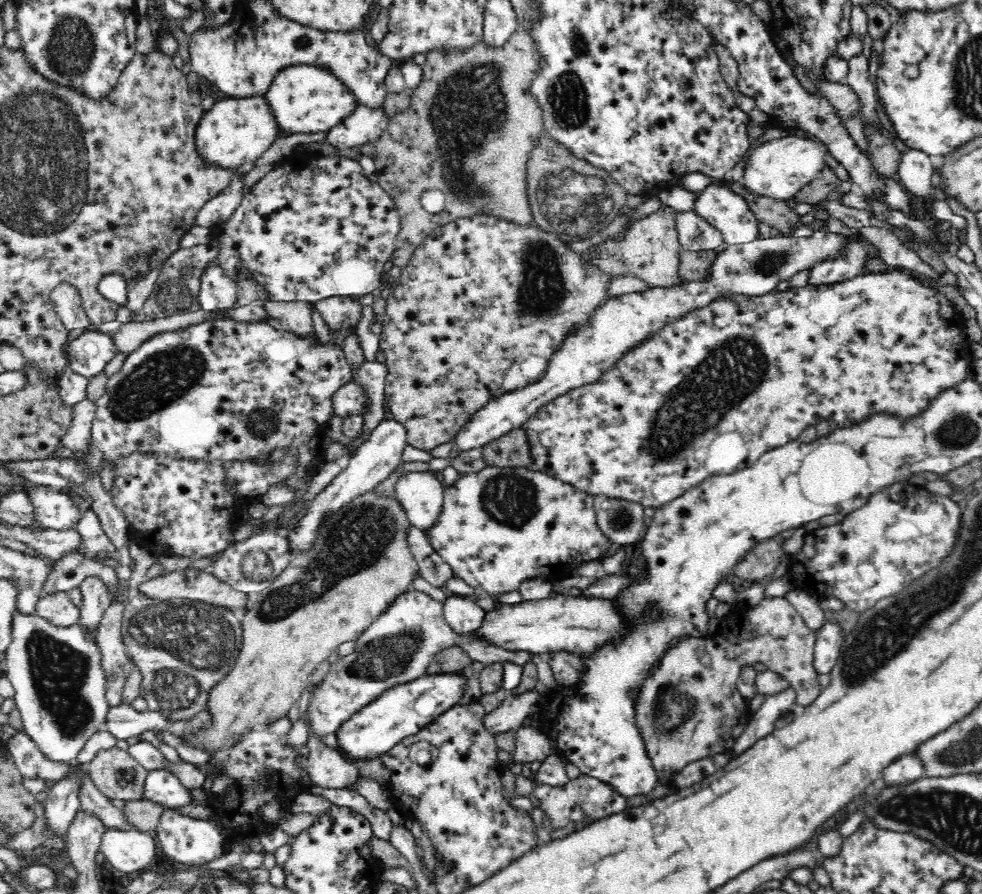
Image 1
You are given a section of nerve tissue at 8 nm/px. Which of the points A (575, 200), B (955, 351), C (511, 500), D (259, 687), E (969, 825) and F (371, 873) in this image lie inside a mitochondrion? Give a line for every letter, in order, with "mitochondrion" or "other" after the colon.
A: mitochondrion
B: other
C: mitochondrion
D: other
E: mitochondrion
F: other

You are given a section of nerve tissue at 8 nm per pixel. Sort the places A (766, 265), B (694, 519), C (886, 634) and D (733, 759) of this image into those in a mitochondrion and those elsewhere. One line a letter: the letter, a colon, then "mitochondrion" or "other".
A: mitochondrion
B: other
C: mitochondrion
D: other

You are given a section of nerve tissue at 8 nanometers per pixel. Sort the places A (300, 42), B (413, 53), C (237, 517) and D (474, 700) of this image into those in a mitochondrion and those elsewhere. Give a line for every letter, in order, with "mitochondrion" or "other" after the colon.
A: mitochondrion
B: other
C: other
D: other

